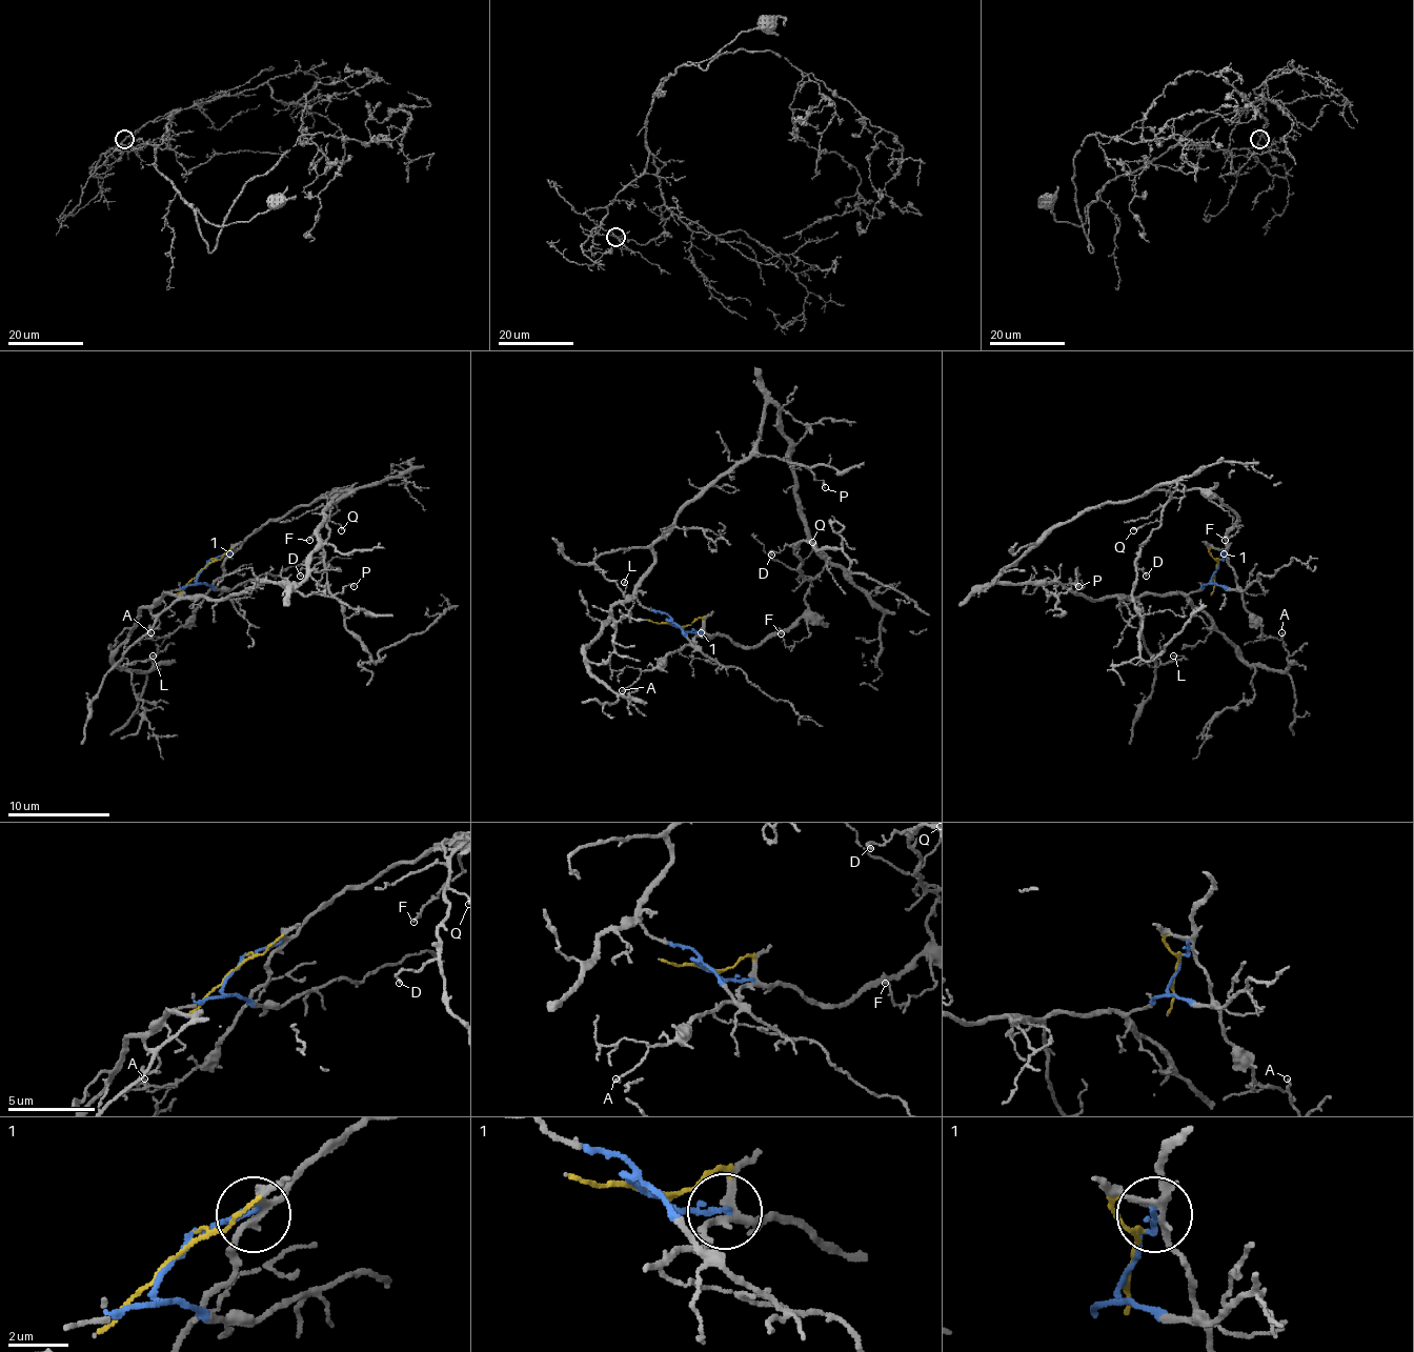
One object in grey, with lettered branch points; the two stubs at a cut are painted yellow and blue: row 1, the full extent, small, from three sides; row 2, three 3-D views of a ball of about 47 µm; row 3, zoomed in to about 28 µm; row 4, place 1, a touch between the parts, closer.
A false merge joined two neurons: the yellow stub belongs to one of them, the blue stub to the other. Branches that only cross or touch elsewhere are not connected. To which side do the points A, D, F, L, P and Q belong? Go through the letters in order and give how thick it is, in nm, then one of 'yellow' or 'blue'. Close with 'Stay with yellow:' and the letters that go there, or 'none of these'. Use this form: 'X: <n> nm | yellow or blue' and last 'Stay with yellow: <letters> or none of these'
A: 120 nm | yellow
D: 140 nm | blue
F: 110 nm | yellow
L: 120 nm | blue
P: 140 nm | blue
Q: 150 nm | blue
Stay with yellow: A, F

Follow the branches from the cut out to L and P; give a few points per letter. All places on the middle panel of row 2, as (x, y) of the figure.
L: (674, 625), (637, 597), (639, 577), (654, 561), (649, 548), (610, 548), (596, 561), (623, 592), (623, 582)
P: (674, 625), (641, 602), (637, 582), (654, 561), (654, 541), (690, 502), (756, 453), (803, 464), (826, 487)

